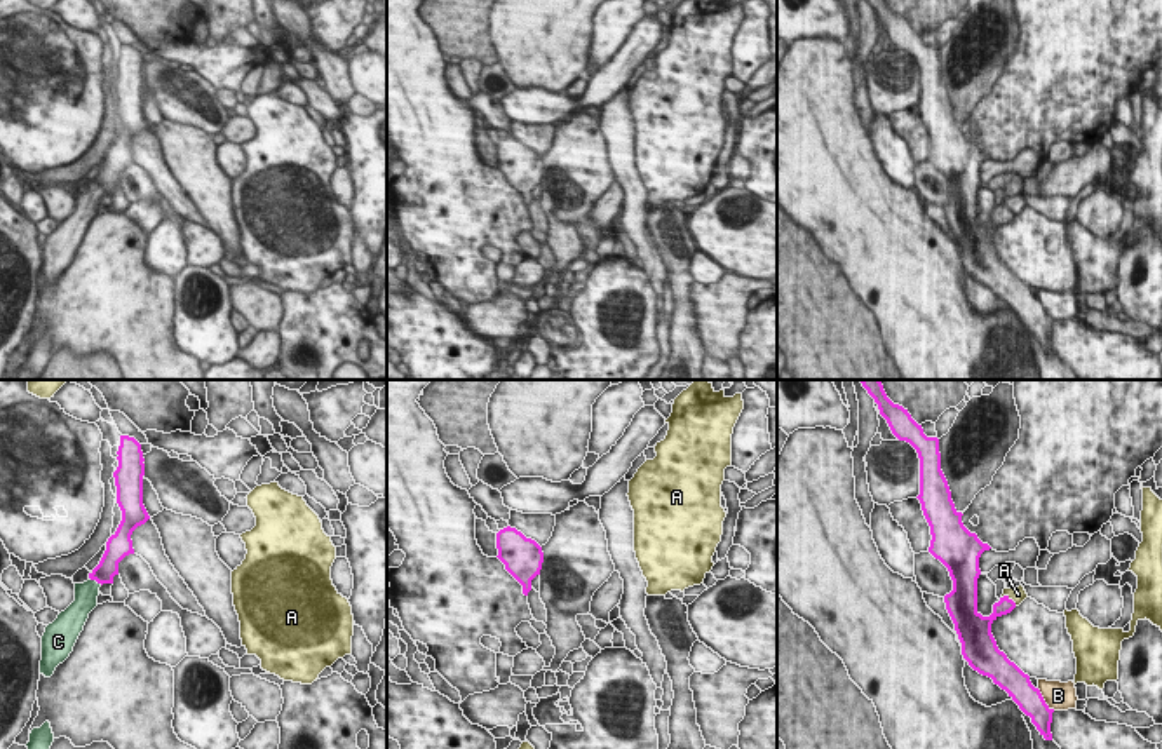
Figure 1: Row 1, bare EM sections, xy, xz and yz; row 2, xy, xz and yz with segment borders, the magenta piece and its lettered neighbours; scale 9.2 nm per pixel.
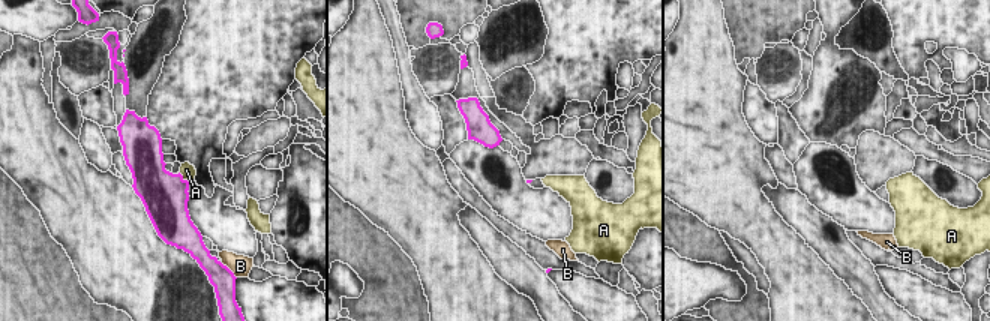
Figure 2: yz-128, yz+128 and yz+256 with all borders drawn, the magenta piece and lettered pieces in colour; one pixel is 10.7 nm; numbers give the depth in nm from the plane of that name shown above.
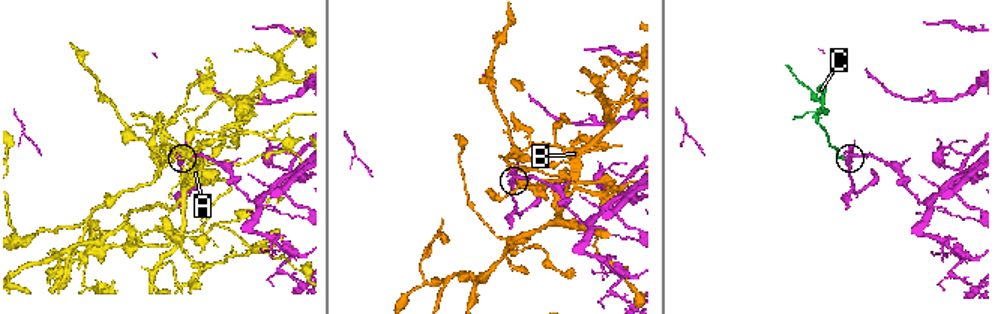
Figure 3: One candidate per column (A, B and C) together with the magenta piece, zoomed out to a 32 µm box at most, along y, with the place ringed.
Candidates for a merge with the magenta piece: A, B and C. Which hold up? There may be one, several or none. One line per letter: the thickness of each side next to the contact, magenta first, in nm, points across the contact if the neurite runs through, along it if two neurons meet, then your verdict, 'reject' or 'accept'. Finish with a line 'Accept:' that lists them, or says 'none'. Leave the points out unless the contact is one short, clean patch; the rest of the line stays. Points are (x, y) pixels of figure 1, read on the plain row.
A: 140/160 nm | reject
B: 240/260 nm | along yz (1037, 298), (1042, 309), (1054, 319) | reject
C: 190/220 nm | across xy (108, 176), (96, 190), (86, 204) | accept
Accept: C

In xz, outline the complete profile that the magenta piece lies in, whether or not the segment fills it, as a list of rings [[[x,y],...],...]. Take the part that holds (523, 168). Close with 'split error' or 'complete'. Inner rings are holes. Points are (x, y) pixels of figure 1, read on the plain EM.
[[[503,138],[497,143],[498,169],[505,179],[523,195],[523,204],[531,200],[531,190],[540,185],[544,162],[542,157],[526,148],[516,138]]]; complete

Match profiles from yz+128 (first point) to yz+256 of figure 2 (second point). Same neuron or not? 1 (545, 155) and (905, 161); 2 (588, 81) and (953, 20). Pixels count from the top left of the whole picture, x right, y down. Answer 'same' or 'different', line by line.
1: same
2: same

